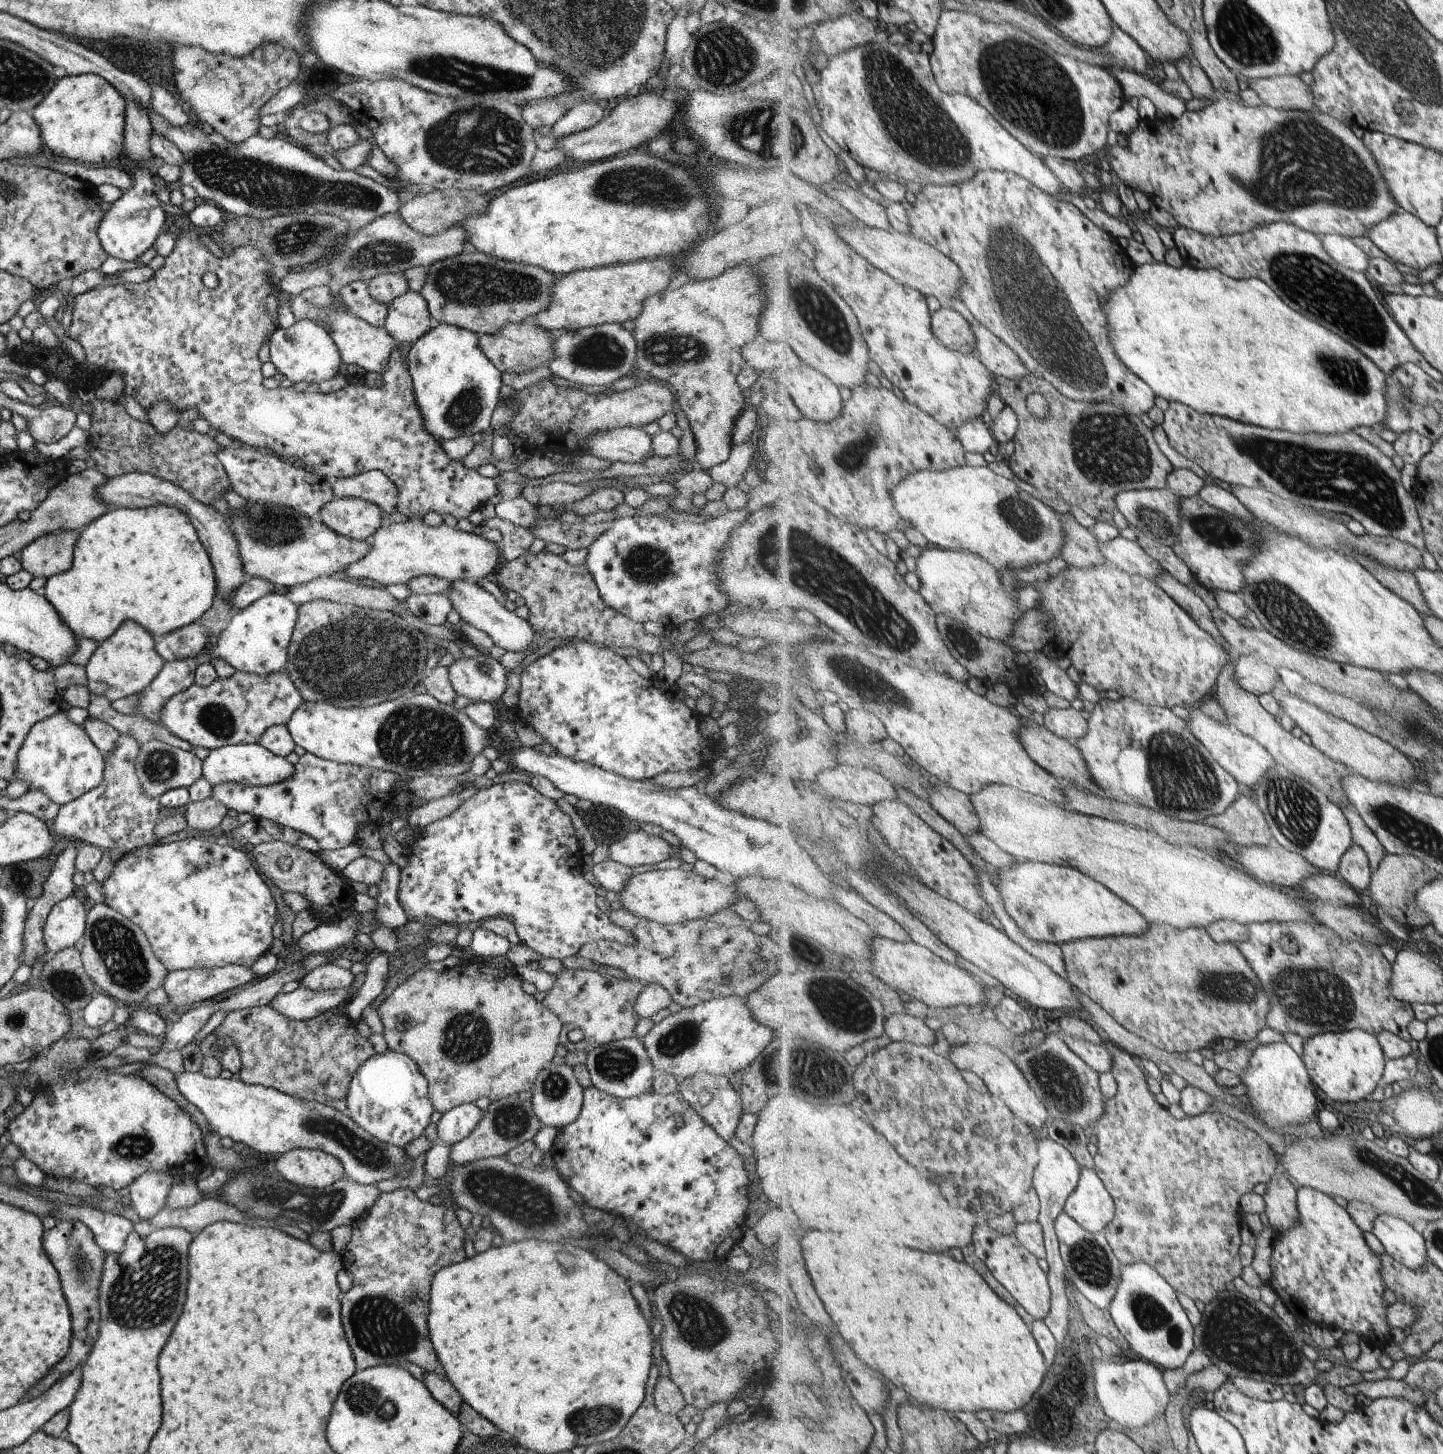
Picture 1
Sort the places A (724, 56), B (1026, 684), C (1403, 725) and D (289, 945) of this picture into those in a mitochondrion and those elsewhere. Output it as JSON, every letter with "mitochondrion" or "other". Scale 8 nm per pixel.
{"A":"mitochondrion","B":"other","C":"mitochondrion","D":"other"}

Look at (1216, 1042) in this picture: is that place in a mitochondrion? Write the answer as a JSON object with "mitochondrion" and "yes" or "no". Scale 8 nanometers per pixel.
{"mitochondrion":"no"}

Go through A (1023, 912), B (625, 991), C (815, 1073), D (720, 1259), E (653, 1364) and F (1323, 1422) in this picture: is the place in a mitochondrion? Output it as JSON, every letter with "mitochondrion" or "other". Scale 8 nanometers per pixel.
{"A":"mitochondrion","B":"other","C":"mitochondrion","D":"other","E":"other","F":"other"}

